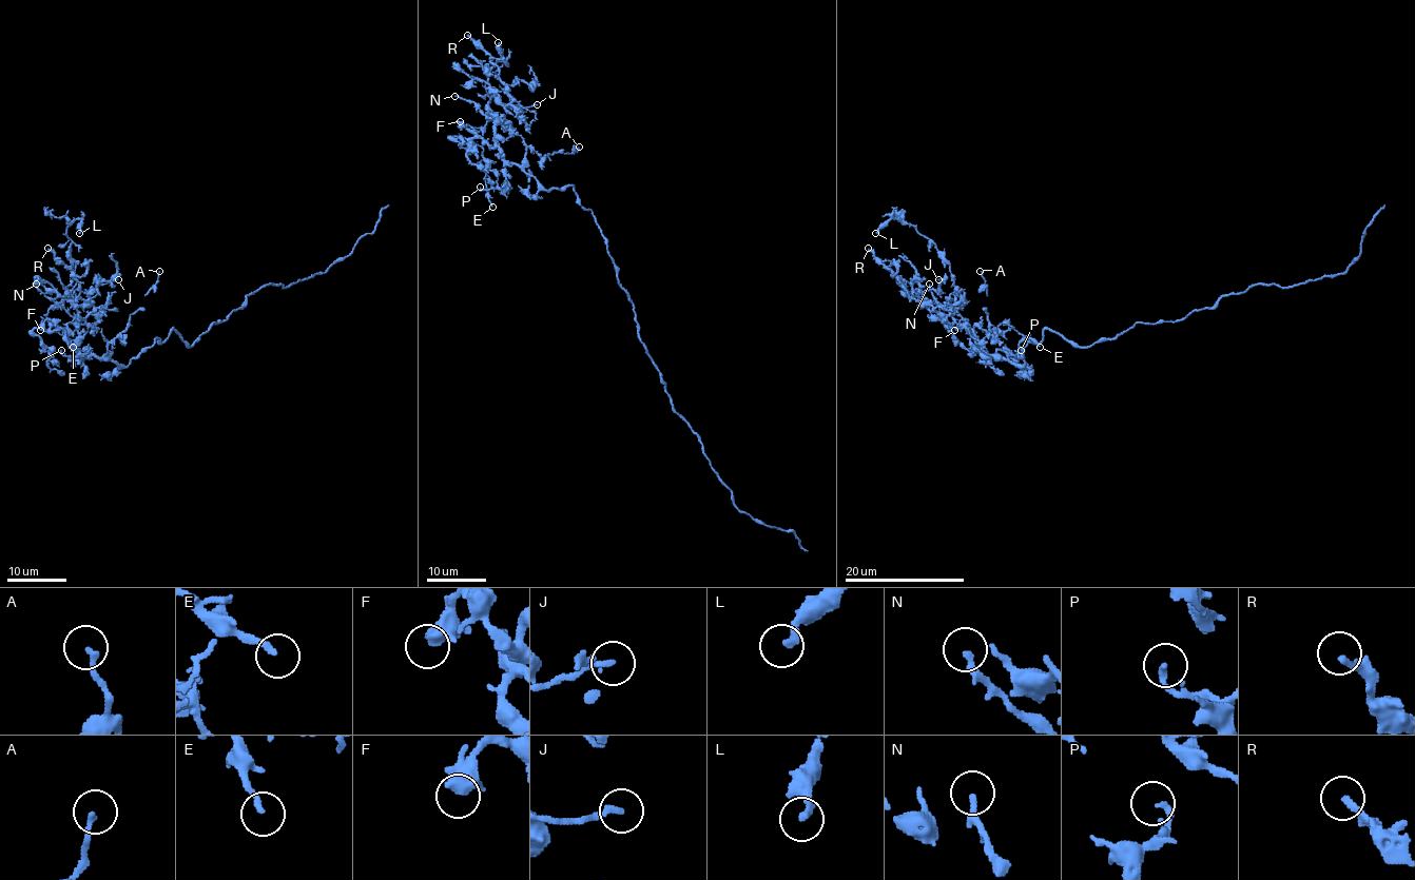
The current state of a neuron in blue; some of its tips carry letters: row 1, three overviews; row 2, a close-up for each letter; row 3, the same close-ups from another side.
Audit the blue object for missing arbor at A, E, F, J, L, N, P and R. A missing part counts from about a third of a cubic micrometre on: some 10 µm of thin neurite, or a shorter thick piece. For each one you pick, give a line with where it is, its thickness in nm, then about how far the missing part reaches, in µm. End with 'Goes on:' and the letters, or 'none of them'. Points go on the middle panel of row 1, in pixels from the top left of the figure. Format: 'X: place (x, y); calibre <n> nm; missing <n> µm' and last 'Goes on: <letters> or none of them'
Goes on: none of them

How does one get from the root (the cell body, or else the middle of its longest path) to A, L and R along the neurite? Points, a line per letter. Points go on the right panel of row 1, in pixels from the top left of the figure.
A: (1090, 345), (1074, 347), (1046, 329), (1039, 343), (1019, 344), (1022, 366), (988, 354), (980, 271)
L: (1090, 345), (1046, 329), (1039, 343), (1019, 344), (1022, 366), (986, 355), (936, 247), (892, 218), (875, 233)
R: (1090, 345), (1074, 347), (1046, 329), (1039, 343), (1019, 344), (1022, 366), (968, 350), (868, 248)

